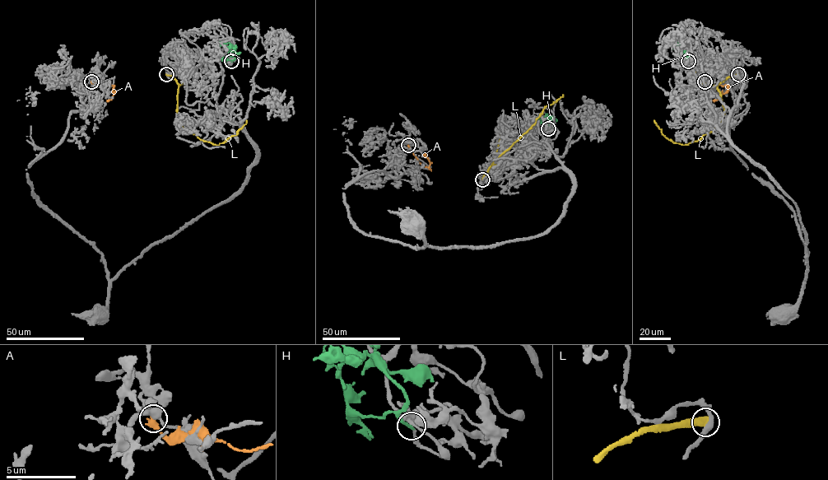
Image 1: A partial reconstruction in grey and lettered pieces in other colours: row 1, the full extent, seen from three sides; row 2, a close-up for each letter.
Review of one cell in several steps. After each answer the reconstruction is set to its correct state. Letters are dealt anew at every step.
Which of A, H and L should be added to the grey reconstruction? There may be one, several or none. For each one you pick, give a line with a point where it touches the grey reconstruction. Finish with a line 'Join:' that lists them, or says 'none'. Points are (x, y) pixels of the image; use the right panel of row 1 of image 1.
H: Touches grey at (688, 61)
Join: H

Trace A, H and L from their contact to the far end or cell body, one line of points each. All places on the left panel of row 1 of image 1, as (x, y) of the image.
A: (91, 82), (98, 86), (113, 86), (113, 95), (109, 100)
H: (231, 61), (234, 56), (228, 49), (231, 45), (219, 42)
L: (166, 74), (179, 85), (177, 113), (180, 124), (201, 139), (216, 145), (223, 143), (237, 134), (247, 120)

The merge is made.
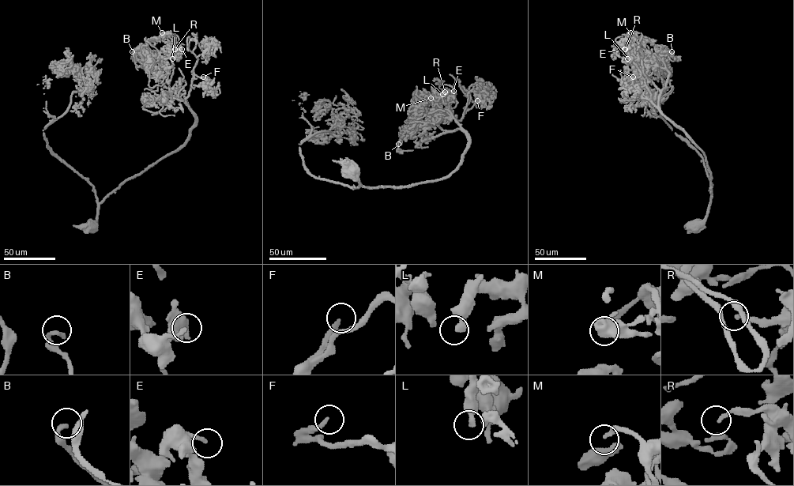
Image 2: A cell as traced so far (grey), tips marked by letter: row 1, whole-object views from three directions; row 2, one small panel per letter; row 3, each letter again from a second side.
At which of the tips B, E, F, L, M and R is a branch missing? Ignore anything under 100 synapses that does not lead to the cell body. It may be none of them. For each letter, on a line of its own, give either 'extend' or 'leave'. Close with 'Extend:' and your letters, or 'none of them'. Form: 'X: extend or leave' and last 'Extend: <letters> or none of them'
B: extend
E: leave
F: extend
L: leave
M: extend
R: leave
Extend: B, F, M

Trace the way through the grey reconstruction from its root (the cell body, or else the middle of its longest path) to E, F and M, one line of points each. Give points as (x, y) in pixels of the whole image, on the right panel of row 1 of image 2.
E: (697, 227), (711, 197), (705, 156), (660, 108), (660, 90), (643, 73), (640, 44), (624, 49)
F: (697, 227), (705, 217), (711, 197), (710, 172), (705, 156), (692, 140), (653, 103), (641, 75), (633, 77)
M: (697, 227), (711, 197), (705, 156), (660, 108), (660, 90), (643, 73), (643, 55), (630, 32)

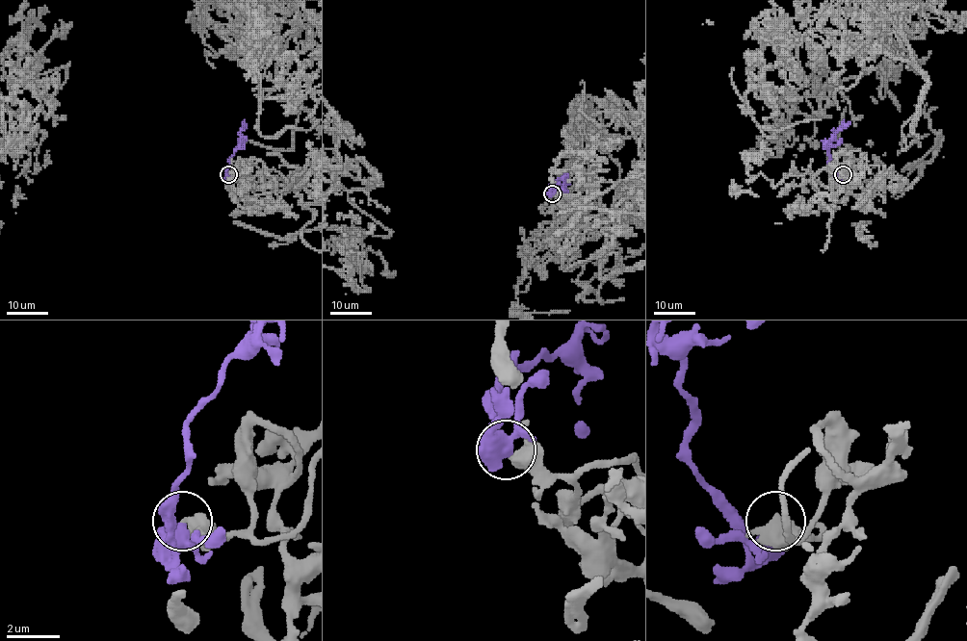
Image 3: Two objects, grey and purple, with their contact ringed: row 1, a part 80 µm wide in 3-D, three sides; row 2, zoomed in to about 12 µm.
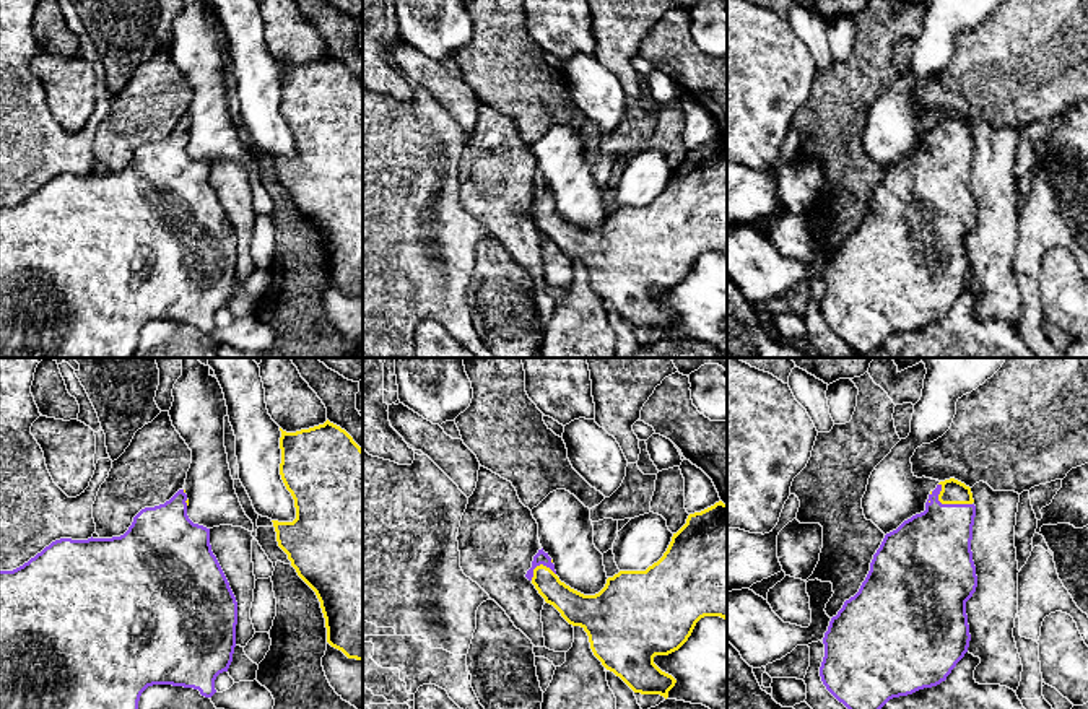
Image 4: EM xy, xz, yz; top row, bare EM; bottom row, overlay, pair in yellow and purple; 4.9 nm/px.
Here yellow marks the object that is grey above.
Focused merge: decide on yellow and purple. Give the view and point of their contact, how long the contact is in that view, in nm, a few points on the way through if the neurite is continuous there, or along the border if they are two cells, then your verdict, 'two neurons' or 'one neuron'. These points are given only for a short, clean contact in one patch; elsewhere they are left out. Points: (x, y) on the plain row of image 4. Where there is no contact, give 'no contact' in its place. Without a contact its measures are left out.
yz (947, 139) | 200 nm | across yz (953, 127), (947, 139), (947, 160), (932, 186) | one neuron

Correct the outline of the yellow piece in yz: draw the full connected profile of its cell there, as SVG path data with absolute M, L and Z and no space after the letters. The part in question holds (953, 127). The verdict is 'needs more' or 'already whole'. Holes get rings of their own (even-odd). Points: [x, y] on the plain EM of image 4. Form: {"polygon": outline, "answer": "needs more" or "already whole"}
{"polygon": "M940 117L924 148L885 171L859 228L831 254L820 312L857 354L877 350L893 333L940 320L968 288L966 237L977 223L971 187L973 138L964 119Z", "answer": "needs more"}

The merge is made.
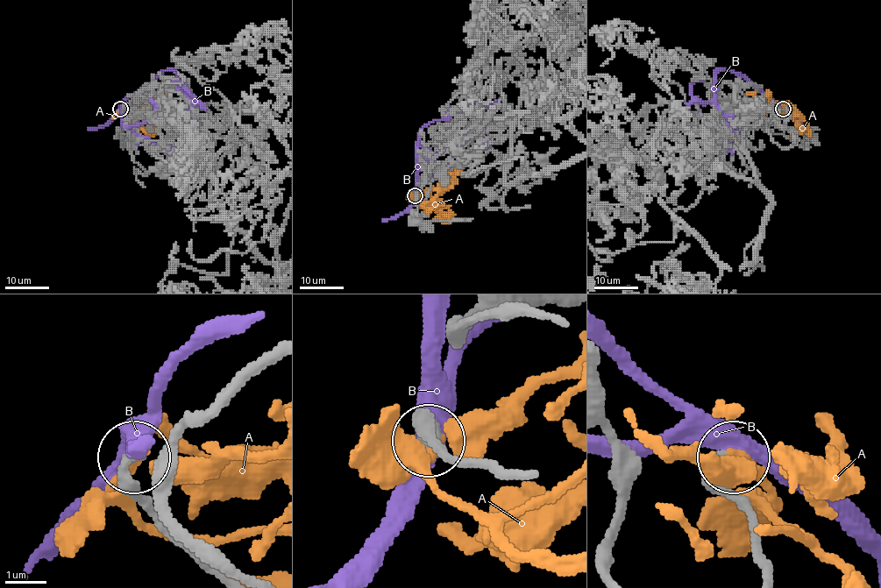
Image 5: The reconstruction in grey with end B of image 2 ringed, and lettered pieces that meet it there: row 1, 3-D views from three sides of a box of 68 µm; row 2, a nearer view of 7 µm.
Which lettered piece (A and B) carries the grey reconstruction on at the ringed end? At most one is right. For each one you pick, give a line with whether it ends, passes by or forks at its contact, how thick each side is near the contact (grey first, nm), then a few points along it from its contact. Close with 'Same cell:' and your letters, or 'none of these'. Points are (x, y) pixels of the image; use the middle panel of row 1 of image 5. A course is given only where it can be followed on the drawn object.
A: it passes by; 260 nm thick on the grey side, 220 nm on the other
Same cell: A

